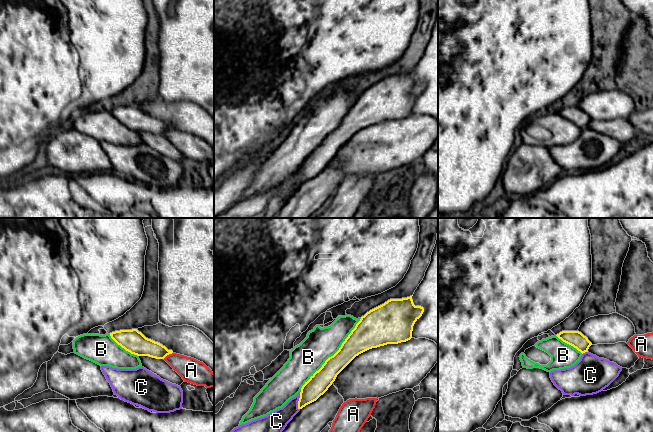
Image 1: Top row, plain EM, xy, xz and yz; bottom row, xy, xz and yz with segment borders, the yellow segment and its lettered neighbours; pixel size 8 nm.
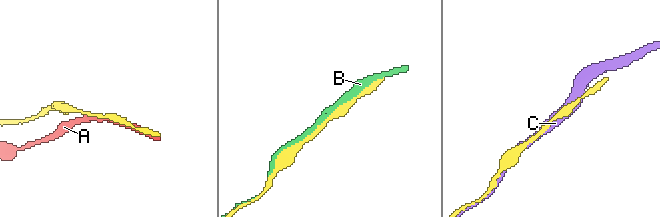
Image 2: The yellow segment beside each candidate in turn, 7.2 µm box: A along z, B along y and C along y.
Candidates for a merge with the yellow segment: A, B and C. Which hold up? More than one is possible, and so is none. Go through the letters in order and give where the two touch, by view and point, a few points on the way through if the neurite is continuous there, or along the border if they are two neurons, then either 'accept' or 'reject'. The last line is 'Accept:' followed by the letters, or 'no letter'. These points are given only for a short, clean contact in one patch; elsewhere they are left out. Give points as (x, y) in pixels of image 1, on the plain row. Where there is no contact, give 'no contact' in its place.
A: meets yellow in xy at (167, 130); reject
B: meets yellow in xz at (334, 130); reject
C: meets yellow in xz at (299, 176); reject
Accept: no letter

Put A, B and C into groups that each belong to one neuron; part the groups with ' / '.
A / B / C

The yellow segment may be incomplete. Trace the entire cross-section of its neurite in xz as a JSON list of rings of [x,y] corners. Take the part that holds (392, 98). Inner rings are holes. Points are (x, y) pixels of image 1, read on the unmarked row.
[[[412,72],[390,75],[367,88],[339,126],[302,162],[298,185],[323,171],[337,151],[359,130],[372,124],[410,116],[413,102],[423,88],[423,83],[414,81]]]

